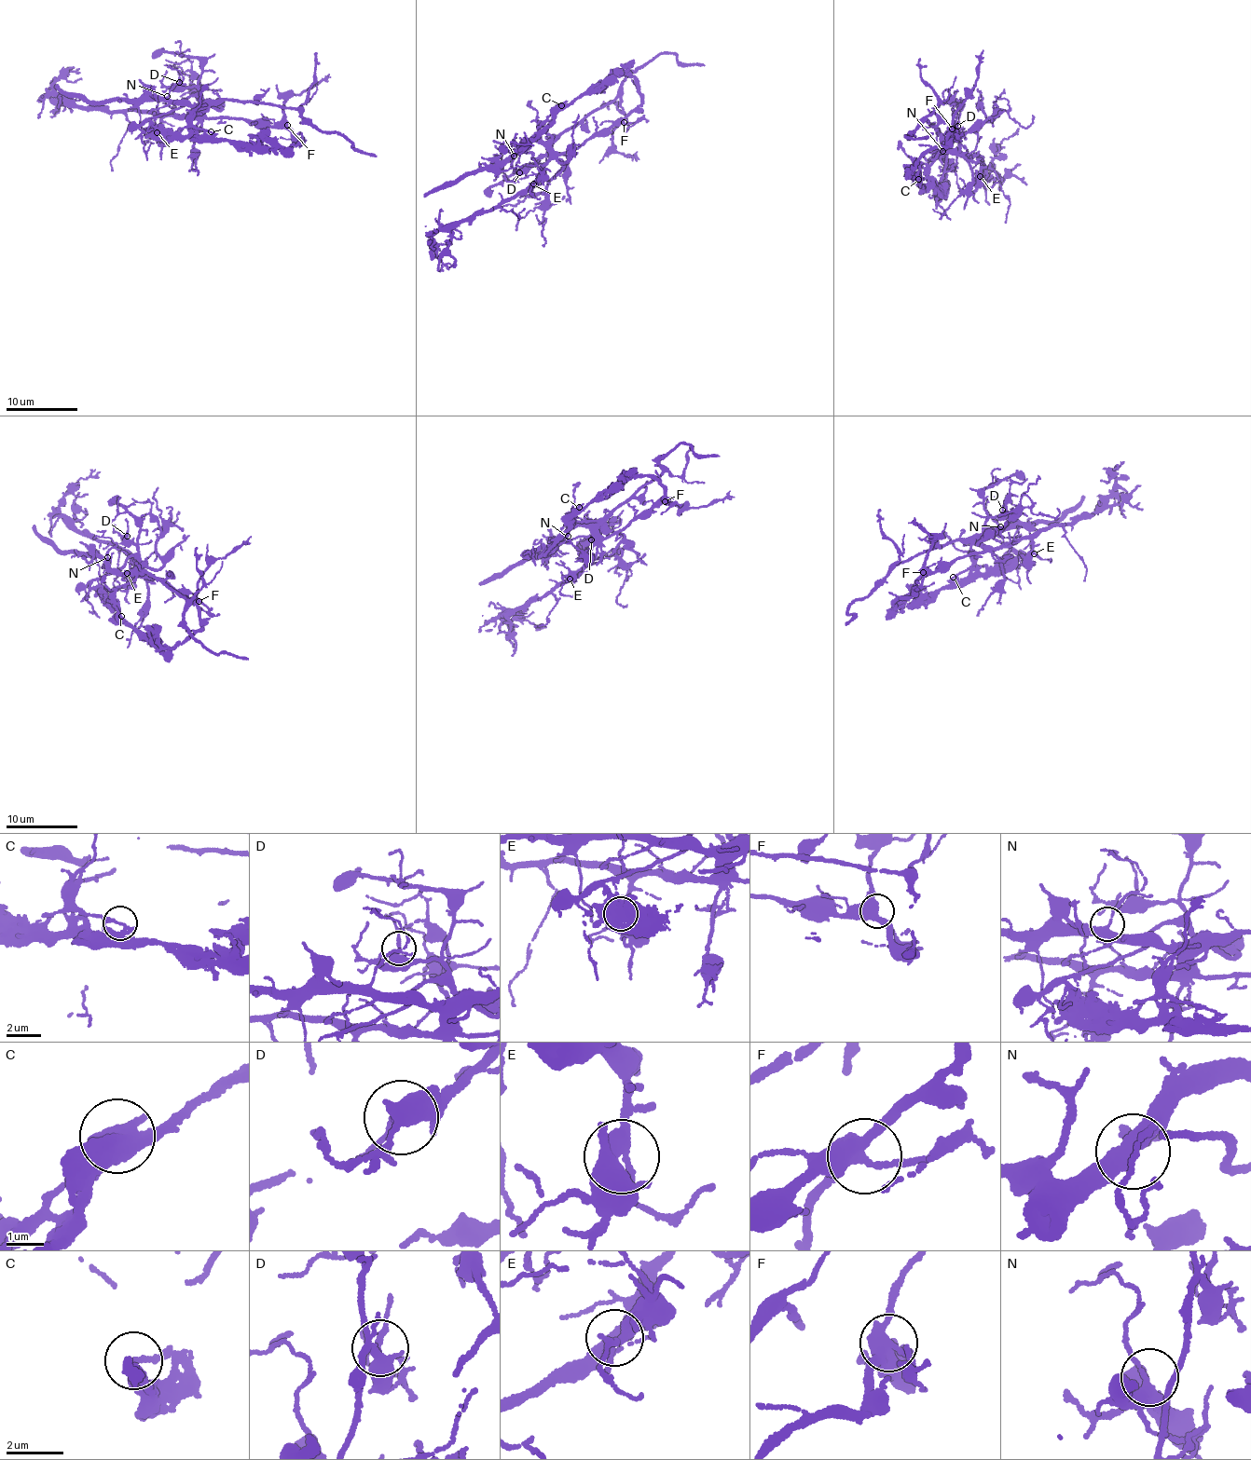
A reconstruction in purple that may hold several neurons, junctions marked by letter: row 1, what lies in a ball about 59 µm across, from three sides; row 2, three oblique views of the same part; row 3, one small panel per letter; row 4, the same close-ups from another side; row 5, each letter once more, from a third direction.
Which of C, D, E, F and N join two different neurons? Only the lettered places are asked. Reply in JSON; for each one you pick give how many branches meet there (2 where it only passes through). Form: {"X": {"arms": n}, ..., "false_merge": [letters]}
{"C": {"arms": 2}, "false_merge": ["C"]}

